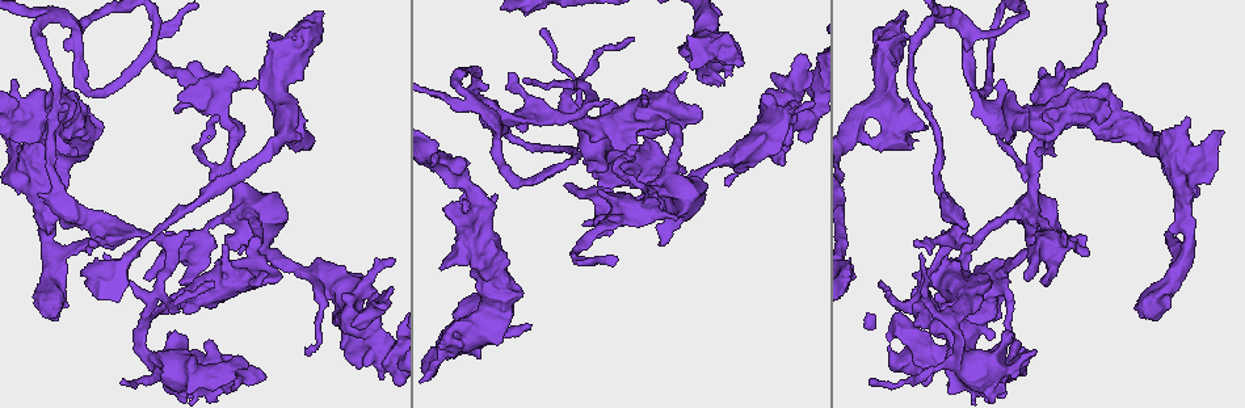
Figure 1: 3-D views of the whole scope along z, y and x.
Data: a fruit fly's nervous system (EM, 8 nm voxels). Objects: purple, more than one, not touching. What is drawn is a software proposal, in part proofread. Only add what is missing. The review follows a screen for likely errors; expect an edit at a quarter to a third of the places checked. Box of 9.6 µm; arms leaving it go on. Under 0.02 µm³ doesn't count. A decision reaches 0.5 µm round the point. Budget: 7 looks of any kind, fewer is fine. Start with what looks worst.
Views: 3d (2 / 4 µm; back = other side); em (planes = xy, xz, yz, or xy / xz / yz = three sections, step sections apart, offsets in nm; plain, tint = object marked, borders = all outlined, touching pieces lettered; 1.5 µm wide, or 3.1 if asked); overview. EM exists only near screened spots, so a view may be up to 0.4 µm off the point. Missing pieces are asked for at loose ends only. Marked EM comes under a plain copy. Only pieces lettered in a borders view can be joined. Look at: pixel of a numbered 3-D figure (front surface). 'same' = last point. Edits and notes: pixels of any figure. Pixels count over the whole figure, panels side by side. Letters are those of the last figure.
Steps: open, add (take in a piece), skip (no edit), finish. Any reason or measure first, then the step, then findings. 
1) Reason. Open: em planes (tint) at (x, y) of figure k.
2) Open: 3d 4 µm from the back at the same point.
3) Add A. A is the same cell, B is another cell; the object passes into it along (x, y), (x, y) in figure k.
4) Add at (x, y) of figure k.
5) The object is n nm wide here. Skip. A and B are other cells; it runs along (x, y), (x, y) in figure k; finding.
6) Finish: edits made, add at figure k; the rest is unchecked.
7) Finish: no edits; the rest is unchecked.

Open: em planes (borders) at (908, 99) of figure 1.

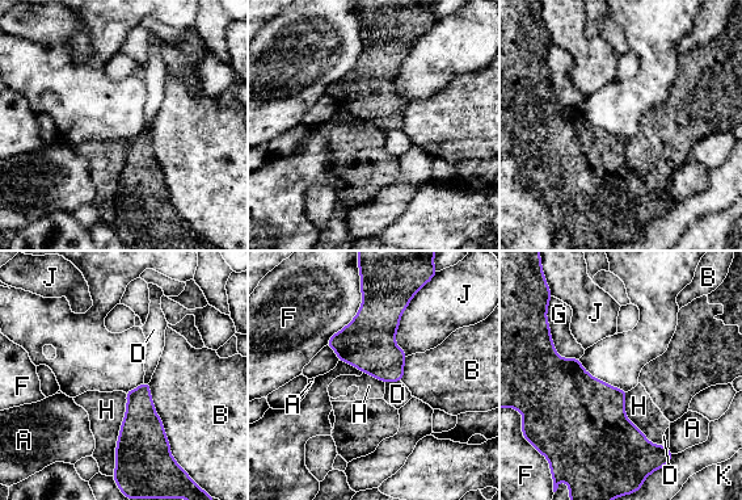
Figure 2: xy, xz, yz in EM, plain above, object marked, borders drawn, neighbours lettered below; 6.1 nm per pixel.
Skip. A, B, D, F, G, H, J and K are other cells; none of them fits.

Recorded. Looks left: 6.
An open end. Open: 3d 4 µm at (1019, 342) of figure 1.

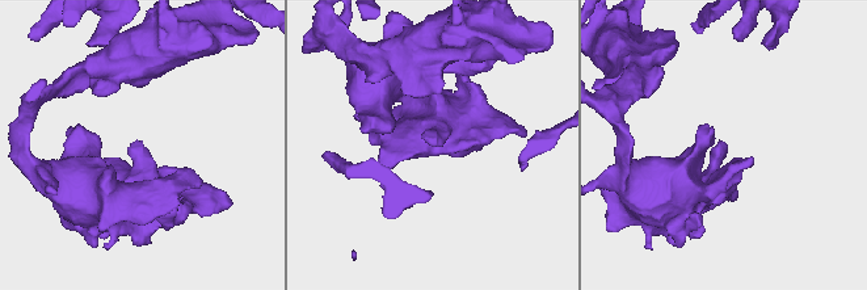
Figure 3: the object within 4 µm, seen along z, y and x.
Need the tissue. Open: em planes (tint) at (723, 143) of figure 3.

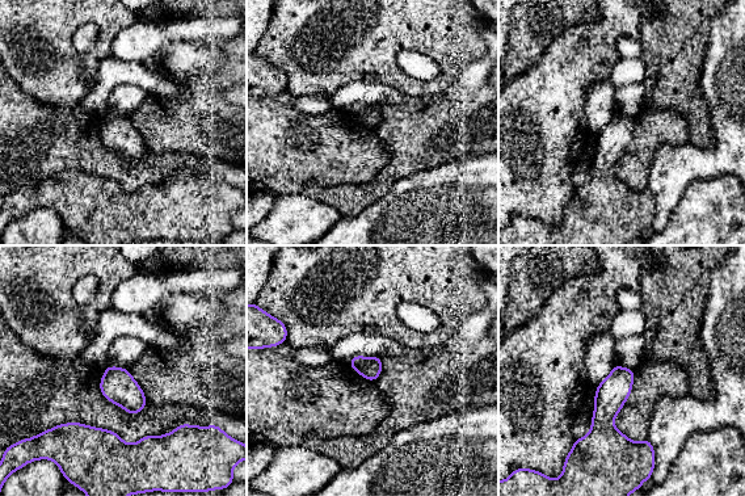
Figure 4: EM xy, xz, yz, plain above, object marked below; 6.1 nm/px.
Open: em planes (borders) at the same point.

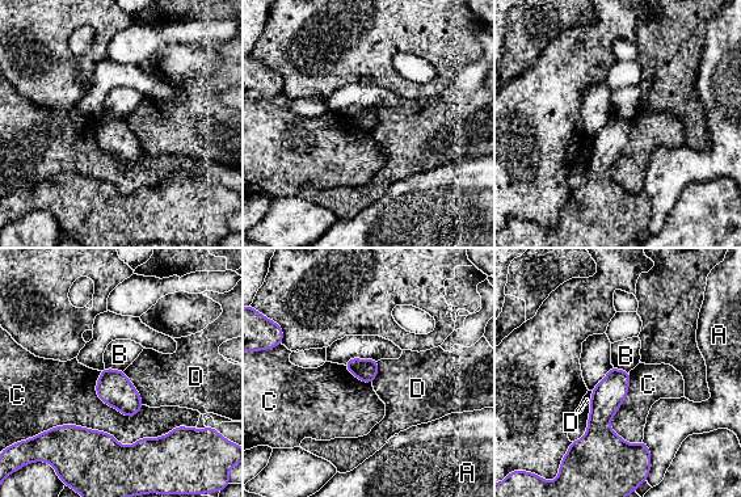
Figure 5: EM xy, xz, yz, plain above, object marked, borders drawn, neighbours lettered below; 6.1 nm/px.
Skip. A, B, C and D are other cells; none of them fits.

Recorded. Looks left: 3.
Tapers out. Open: 3d 4 µm from the back at (308, 352) of figure 1.

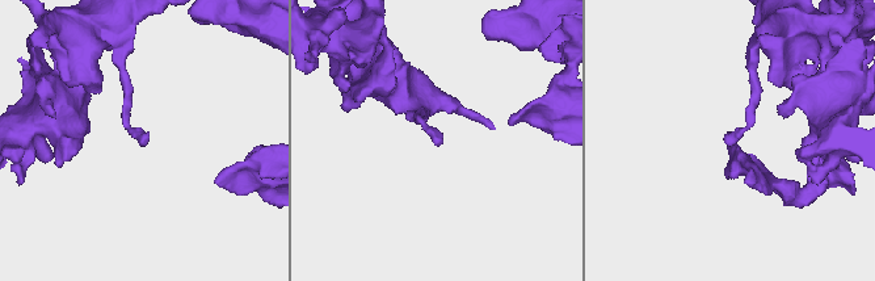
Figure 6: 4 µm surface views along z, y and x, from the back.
Now the EM. Open: em planes (borders) at (140, 143) of figure 6.

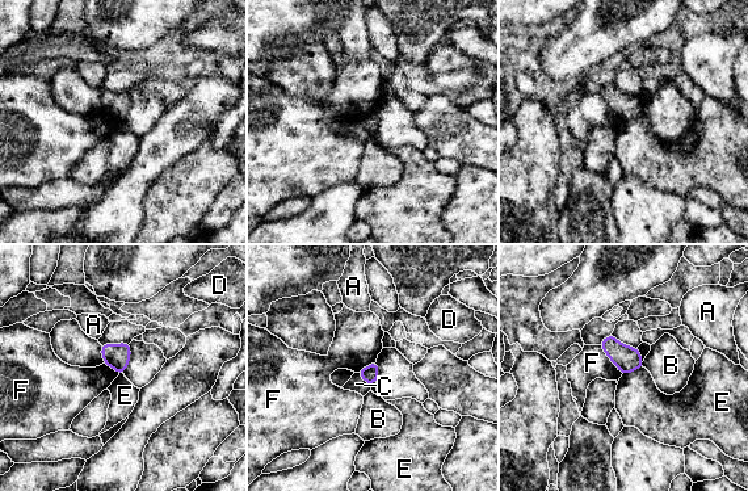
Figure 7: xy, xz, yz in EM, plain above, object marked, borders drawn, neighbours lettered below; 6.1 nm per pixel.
Skip. A, B, C, D, E and F are other cells; a border runs along (642, 366), (622, 374) in figure 7; no lettered piece goes on from it.

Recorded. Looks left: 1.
Finish: no edits; the rest is unchecked.

